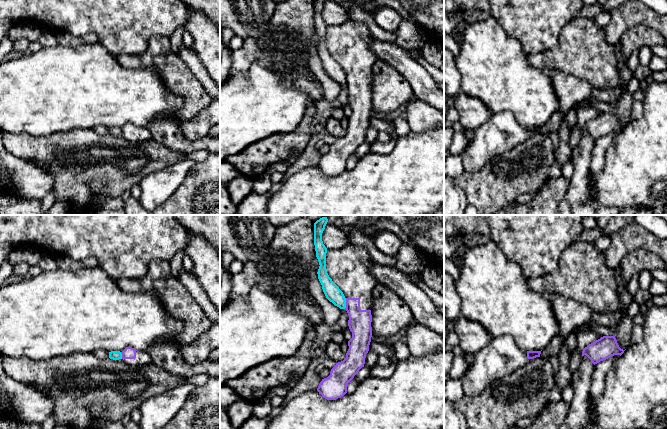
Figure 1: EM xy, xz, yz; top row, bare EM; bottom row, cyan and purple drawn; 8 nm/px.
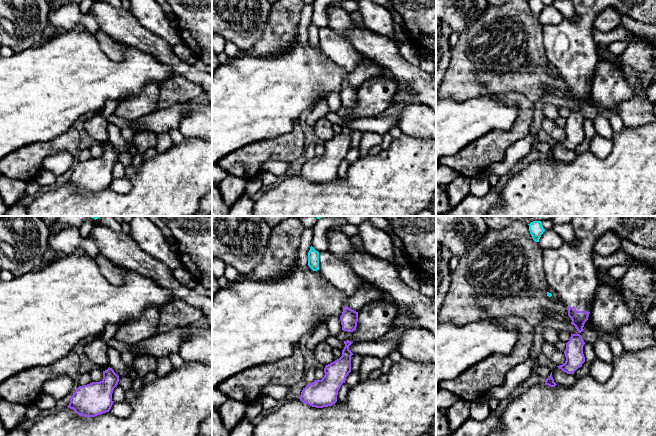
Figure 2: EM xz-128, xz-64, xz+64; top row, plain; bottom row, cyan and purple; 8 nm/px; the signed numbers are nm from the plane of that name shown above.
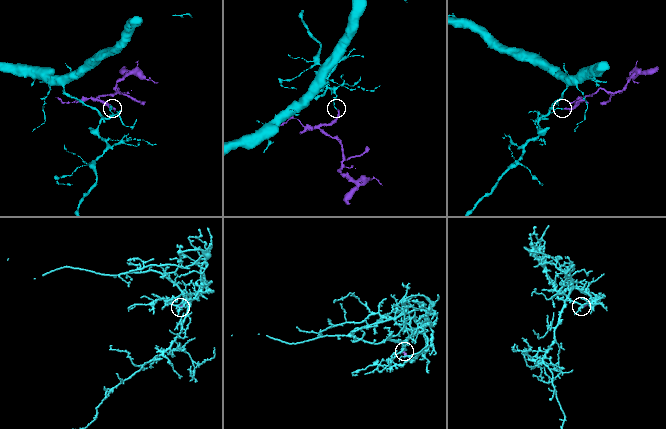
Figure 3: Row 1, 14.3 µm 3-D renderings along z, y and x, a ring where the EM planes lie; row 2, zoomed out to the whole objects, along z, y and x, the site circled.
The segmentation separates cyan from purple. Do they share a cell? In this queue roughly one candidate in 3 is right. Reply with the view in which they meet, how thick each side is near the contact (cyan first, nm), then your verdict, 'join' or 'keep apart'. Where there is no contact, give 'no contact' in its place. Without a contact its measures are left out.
xz | 130/180 nm | keep apart

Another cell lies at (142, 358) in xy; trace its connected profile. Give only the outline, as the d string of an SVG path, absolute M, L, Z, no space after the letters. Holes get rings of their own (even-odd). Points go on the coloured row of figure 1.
M126 347L121 353L122 360L129 366L144 366L151 363L151 357L147 351Z

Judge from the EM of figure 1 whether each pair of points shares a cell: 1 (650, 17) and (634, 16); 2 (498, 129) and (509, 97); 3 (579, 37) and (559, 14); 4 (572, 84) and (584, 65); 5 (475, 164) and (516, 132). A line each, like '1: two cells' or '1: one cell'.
1: one cell
2: two cells
3: two cells
4: two cells
5: one cell

